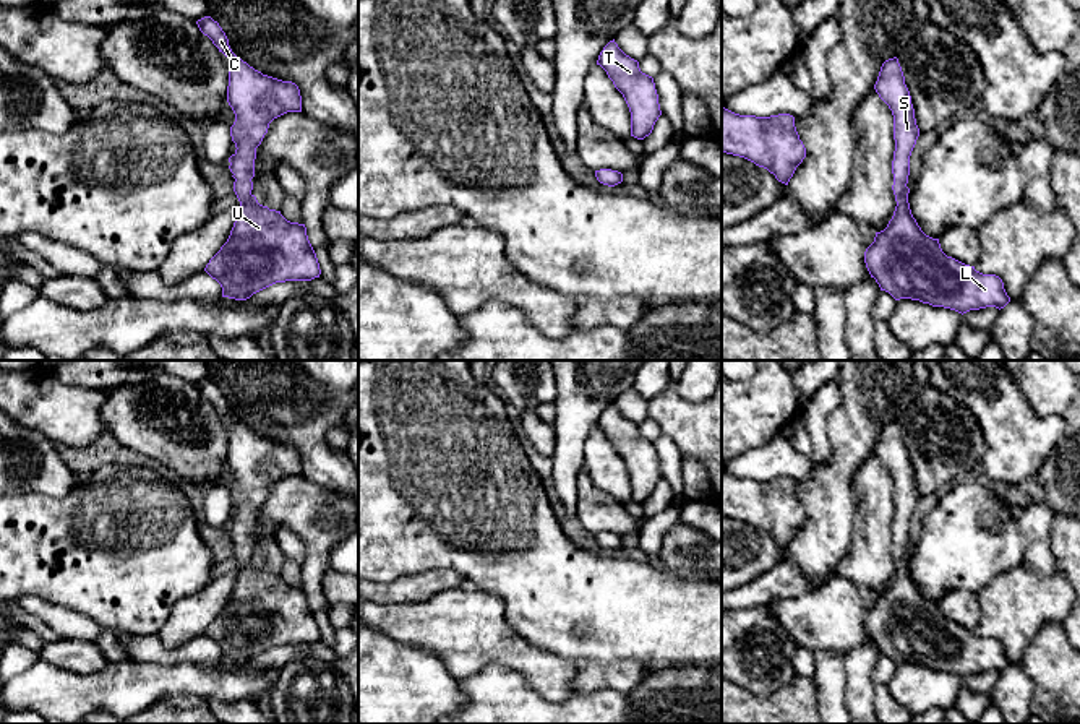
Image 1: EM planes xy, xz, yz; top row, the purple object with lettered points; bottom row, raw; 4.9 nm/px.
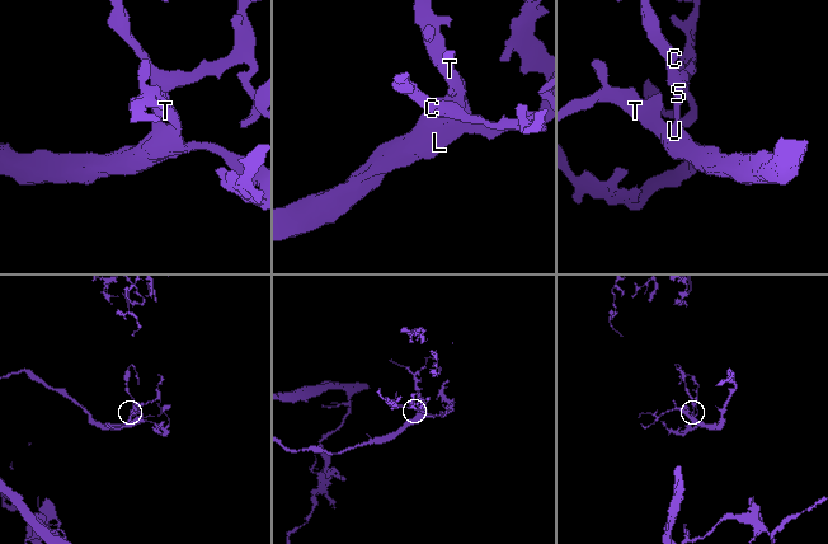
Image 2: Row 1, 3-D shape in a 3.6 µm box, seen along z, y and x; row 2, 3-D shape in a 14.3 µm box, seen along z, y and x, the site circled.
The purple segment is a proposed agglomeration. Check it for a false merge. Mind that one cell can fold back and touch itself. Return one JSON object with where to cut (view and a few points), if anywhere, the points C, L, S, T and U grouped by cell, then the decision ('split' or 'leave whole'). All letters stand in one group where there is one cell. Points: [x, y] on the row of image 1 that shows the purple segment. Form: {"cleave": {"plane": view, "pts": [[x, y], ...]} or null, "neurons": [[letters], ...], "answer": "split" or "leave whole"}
{"cleave": null, "neurons": [["C", "L", "S", "T", "U"]], "answer": "leave whole"}

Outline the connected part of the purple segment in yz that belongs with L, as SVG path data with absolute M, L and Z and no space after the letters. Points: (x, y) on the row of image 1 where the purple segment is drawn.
M897 57L882 63L874 89L894 115L892 190L897 206L887 227L876 232L864 252L871 278L895 300L919 300L962 315L986 307L1004 308L1010 297L1002 279L947 256L939 239L926 235L911 214L906 183L919 128Z

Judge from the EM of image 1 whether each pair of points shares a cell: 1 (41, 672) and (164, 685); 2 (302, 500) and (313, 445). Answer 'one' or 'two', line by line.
1: one
2: two

